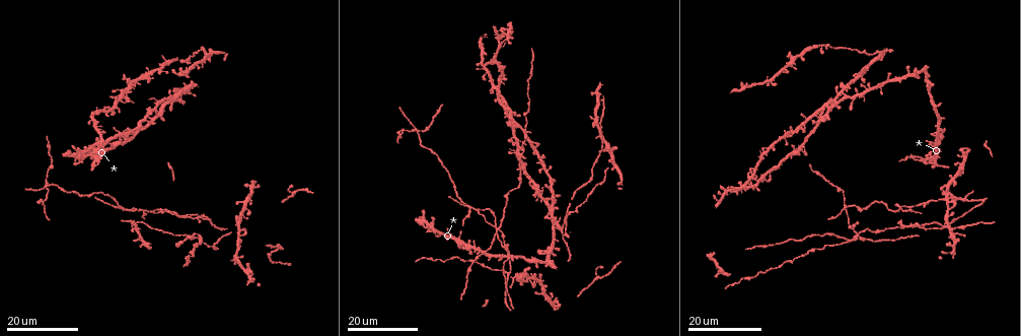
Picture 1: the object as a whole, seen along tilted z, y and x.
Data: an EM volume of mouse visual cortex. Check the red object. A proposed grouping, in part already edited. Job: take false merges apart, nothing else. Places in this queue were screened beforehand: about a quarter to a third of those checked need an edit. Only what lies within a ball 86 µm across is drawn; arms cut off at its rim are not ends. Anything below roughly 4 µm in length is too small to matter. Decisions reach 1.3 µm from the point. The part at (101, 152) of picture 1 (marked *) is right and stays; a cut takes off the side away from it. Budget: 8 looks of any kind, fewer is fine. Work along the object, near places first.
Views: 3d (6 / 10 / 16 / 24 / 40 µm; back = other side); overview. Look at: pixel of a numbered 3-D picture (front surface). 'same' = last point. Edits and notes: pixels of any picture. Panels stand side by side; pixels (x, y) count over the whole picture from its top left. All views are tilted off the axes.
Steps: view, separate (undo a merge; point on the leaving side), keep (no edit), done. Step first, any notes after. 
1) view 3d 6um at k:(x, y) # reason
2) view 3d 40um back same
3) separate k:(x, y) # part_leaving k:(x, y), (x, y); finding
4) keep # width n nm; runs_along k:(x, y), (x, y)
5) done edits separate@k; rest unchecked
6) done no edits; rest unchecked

view 3d 24um at 1:(145, 213) # branch point

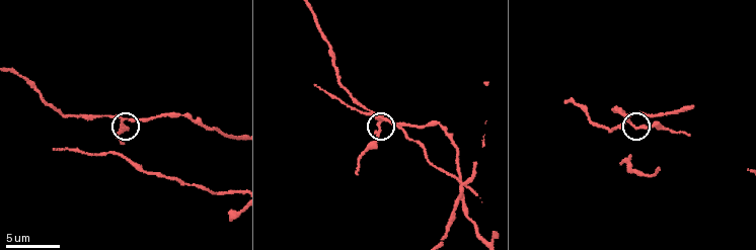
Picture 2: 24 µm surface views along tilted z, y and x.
view 3d 6um at 2:(629, 124)

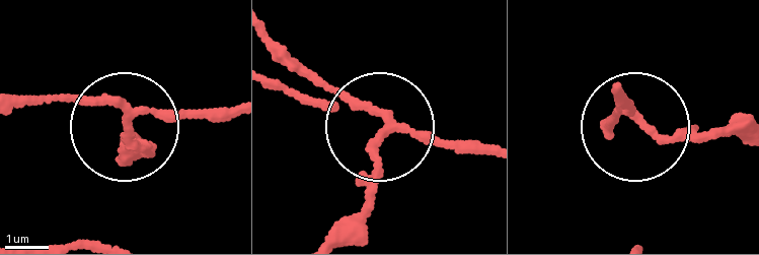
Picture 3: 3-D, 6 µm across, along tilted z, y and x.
separate 3:(357, 185) # part_leaving 3:(384, 132), (373, 201), (346, 235); two neurons meet here

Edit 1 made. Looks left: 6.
view 3d 16um at 1:(238, 256) # side arm on a straight run

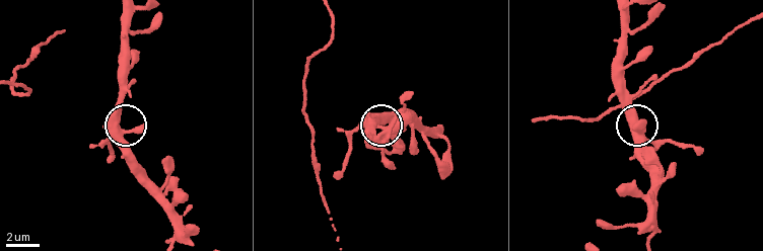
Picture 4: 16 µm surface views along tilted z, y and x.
view 3d 6um at 4:(117, 122)

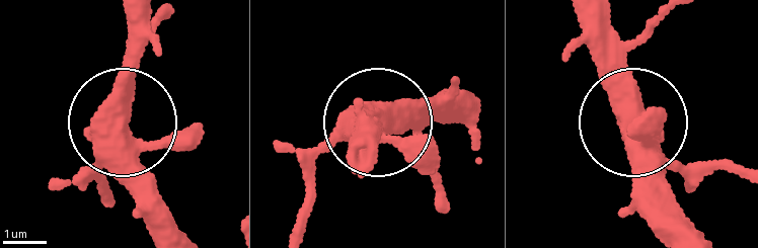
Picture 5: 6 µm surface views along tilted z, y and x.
keep # width 470 nm; one neuron here

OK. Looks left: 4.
view 3d 16um at 1:(509, 272) # three arms meet

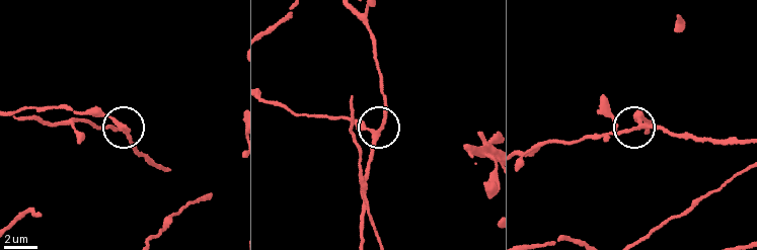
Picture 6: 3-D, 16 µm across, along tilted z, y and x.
view 3d 10um at 6:(641, 126)

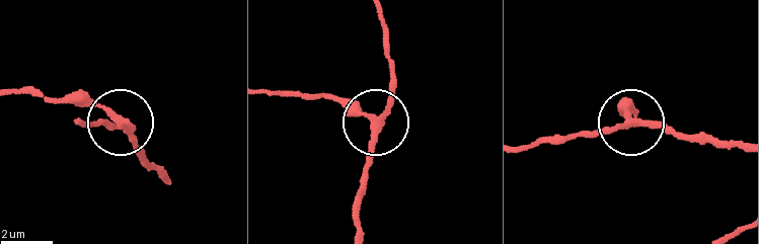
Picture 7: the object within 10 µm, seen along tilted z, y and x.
view 3d 10um back at 7:(629, 123)

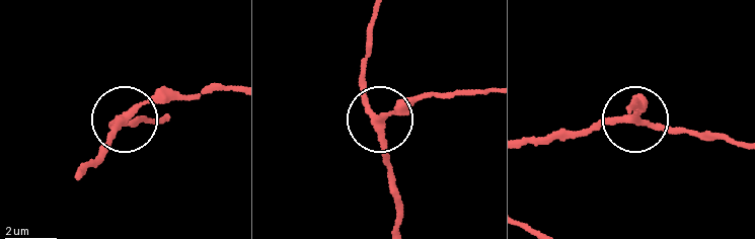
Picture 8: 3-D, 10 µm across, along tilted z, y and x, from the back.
keep # runs_along 8:(487, 91), (413, 96), (378, 114), (369, 107), (363, 69); one neuron here

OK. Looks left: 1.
view 3d 10um at 2:(463, 184) # four or more arms meet

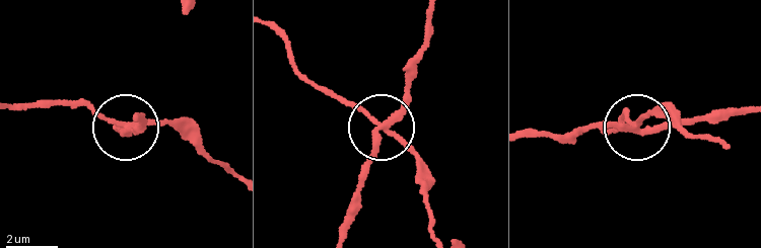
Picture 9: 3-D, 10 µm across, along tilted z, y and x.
separate 9:(411, 100) # part_leaving 9:(382, 131), (357, 211), (341, 238); a second neuron is stuck on

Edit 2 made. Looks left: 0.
done edits separate@3, separate@9; rest unchecked

